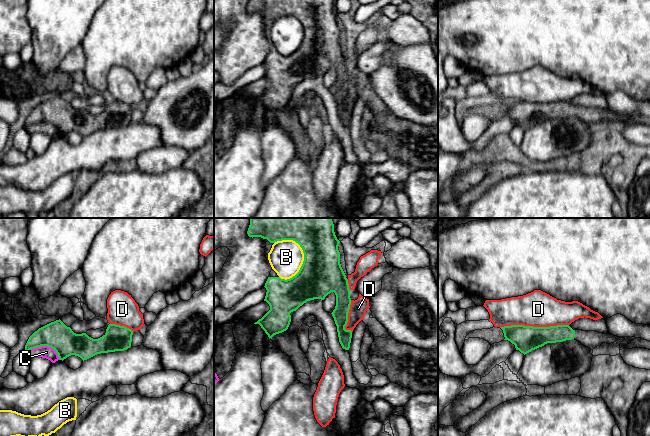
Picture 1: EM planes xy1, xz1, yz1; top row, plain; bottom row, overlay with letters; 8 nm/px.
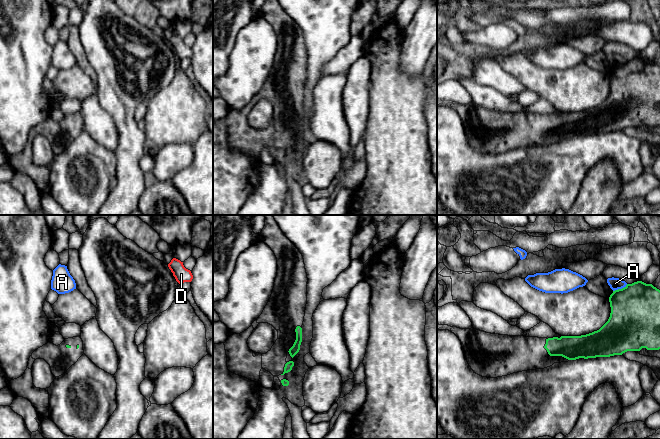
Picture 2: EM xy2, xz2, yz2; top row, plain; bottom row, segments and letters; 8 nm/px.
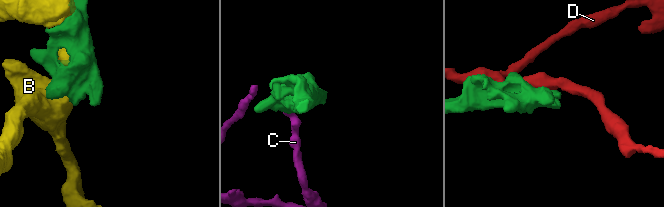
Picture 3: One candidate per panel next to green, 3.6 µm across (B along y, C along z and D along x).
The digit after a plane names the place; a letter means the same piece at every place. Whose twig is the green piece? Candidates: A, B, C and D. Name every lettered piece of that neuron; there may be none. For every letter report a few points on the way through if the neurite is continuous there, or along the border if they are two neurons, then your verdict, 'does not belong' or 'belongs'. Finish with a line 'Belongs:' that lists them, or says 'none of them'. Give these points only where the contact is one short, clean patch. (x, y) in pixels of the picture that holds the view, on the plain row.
A: border along yz2 (627, 60), (613, 67); does not belong
B: does not belong
C: border along xy1 (26, 127), (41, 122), (50, 122), (60, 135); does not belong
D: border along yz1 (568, 100), (549, 102), (507, 101), (500, 103); does not belong
Belongs: none of them

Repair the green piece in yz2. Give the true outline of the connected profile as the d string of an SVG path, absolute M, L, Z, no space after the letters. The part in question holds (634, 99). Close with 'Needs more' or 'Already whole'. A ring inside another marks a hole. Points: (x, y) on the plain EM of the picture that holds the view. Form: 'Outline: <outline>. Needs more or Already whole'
Outline: M637 57L613 67L609 73L611 89L608 97L597 107L581 112L538 114L486 109L474 104L460 105L437 100L437 106L449 106L462 119L467 138L474 149L497 154L513 149L544 145L554 139L579 134L622 131L627 127L660 125L660 66L652 60Z. Needs more

